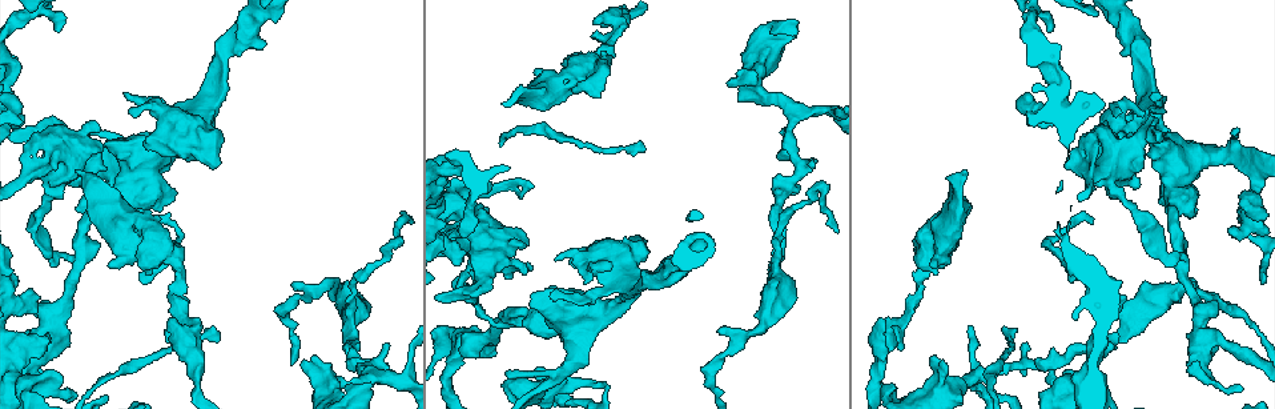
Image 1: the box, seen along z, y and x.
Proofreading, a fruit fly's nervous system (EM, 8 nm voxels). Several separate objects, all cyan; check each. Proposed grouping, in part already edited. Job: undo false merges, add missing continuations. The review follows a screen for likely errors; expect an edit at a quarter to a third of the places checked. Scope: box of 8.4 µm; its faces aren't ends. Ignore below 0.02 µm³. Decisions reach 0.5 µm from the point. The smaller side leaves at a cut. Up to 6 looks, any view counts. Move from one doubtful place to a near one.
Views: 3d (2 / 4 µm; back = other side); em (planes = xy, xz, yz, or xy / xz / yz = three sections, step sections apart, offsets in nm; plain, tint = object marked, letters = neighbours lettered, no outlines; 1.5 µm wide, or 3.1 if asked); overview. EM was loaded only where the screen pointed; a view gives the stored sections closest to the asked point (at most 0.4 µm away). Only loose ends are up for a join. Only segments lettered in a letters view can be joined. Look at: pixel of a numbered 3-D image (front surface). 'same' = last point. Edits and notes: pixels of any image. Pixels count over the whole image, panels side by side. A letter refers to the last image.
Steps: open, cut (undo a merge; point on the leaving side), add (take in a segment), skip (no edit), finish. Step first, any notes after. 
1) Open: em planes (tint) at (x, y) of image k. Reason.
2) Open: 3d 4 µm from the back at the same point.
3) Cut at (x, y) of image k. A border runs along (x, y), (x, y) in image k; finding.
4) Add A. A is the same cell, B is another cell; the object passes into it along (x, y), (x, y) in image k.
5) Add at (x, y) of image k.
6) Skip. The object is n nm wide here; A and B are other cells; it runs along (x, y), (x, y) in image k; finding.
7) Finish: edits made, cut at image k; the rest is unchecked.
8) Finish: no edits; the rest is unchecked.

Open: em planes (letters) at (508, 372) of image 1.

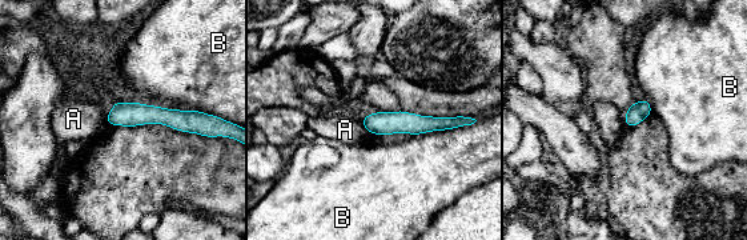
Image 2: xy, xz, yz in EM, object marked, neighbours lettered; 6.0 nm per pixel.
Skip. The object is 110 nm wide here; the longest contact is with B, 320 nm; A and B are other cells; none of them fits.

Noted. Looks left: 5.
Open: em xy step 8 (tint) at (1197, 211) of image 1. Thick end.

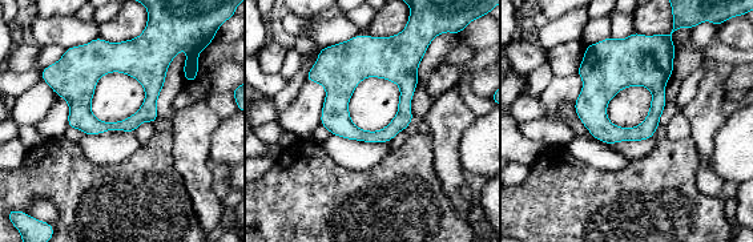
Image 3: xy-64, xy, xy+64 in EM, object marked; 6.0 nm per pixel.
Open: em planes (letters) at the same point.

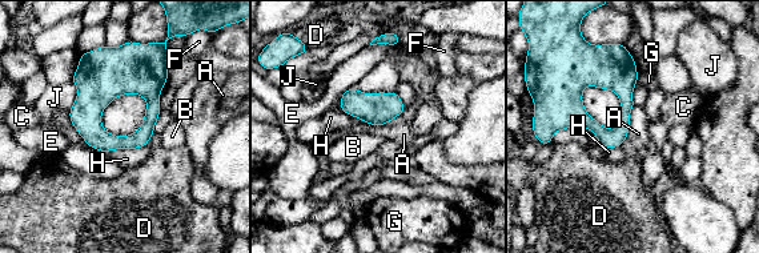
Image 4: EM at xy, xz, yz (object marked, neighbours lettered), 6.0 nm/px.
Skip. A, B, C, D, E, F, G, H and J are other cells; no lettered segment goes on from it.

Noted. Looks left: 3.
Open: 3d 4 µm at (156, 214) of image 1. An open end.

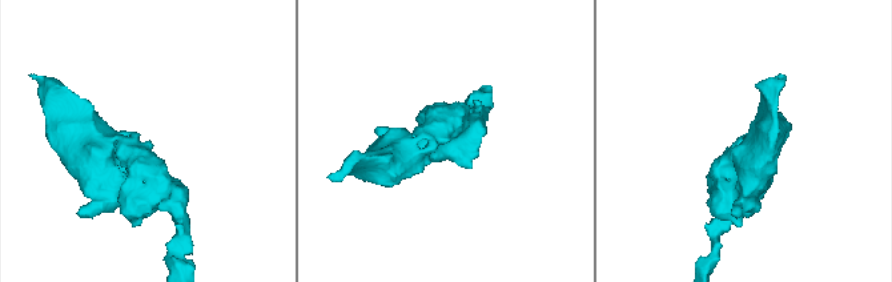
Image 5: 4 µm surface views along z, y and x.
Open: em yz step 8 (letters) at (443, 144) of image 5. Now the EM.

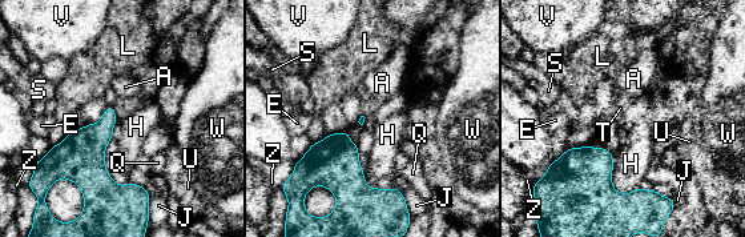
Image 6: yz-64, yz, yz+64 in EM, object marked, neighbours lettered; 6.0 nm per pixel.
Skip. A, E, H, J, L, Q, S, T, U, V, W and Z are other cells; no lettered segment goes on from it.

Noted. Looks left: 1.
Finish: no edits; the rest is unchecked.

